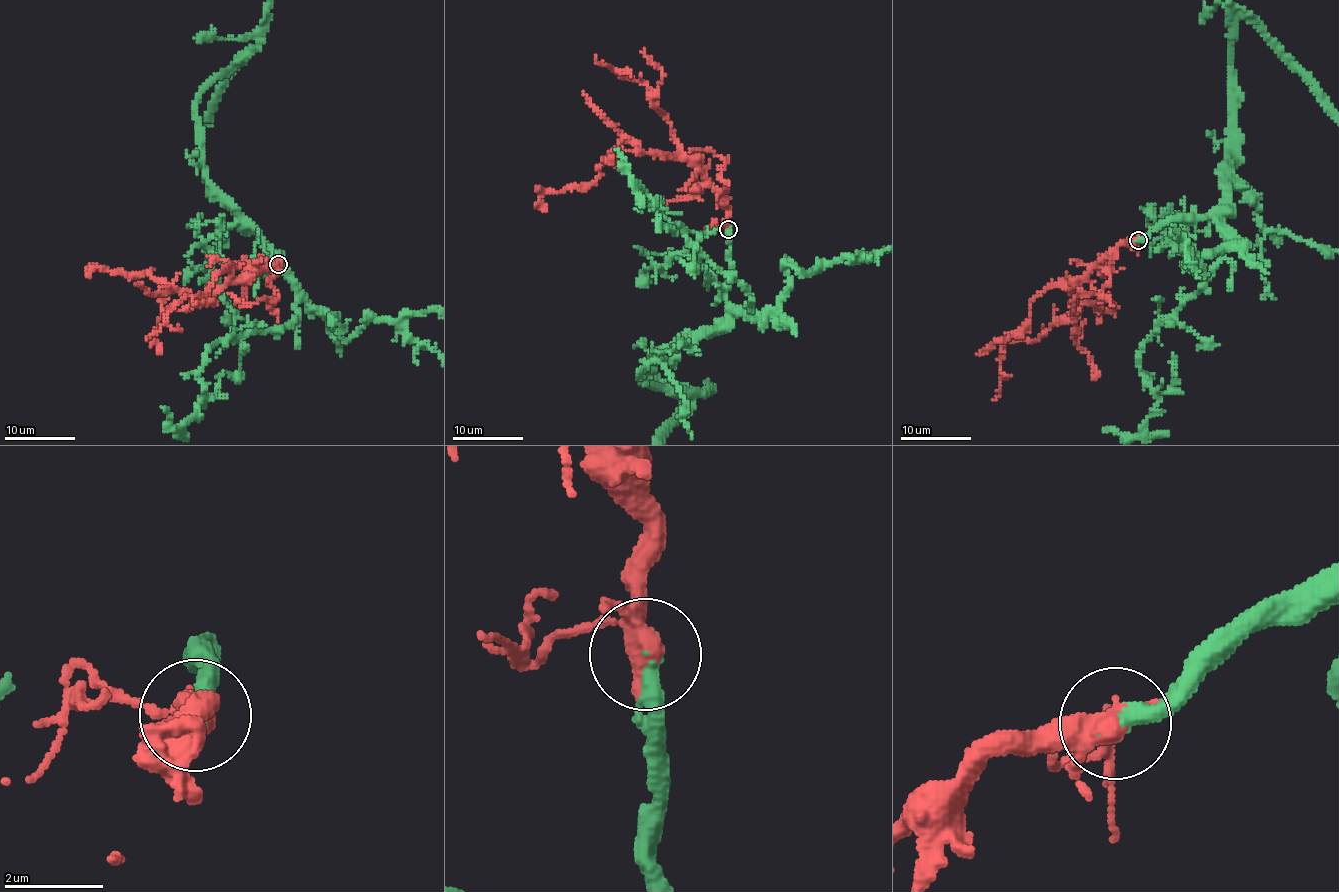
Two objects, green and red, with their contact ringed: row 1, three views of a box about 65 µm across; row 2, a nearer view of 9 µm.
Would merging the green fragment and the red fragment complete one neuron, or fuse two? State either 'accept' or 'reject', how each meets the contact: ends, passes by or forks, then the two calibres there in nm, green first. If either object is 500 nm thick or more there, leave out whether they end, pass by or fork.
accept; green ends there; red forks there; 360 nm thick on the green side, 360 nm on the other

